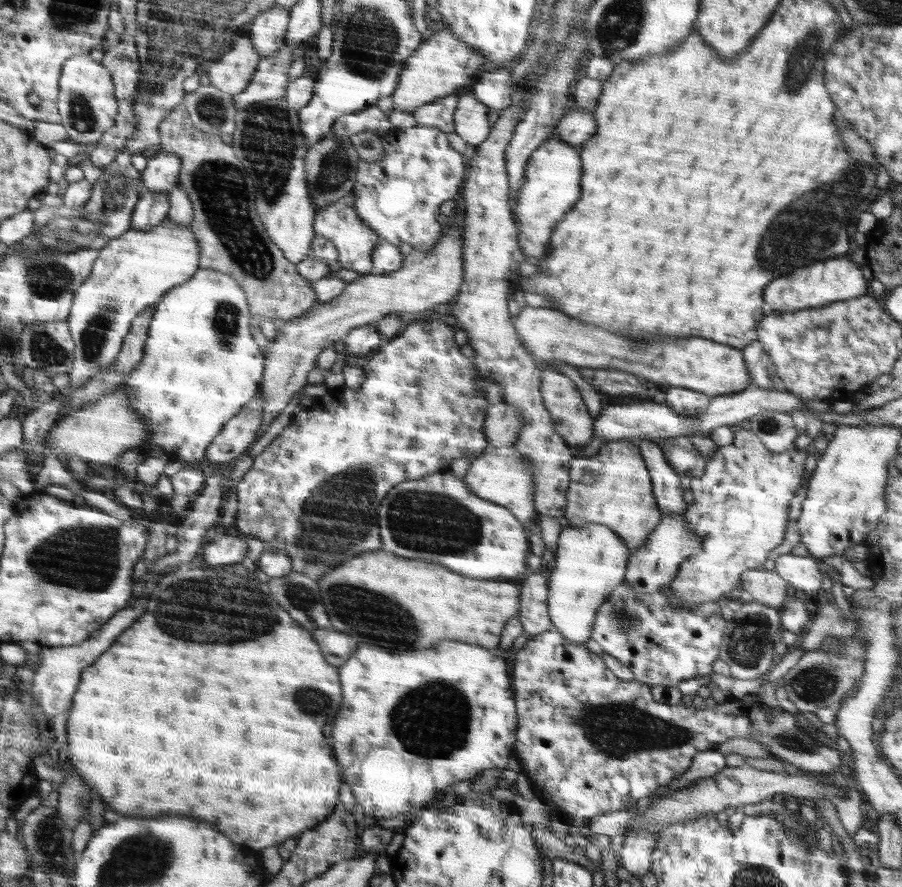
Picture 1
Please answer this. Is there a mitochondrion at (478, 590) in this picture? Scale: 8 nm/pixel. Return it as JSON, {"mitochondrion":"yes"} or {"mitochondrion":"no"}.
{"mitochondrion":"no"}

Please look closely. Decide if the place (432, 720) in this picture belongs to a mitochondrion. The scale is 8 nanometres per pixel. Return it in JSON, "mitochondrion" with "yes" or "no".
{"mitochondrion":"yes"}

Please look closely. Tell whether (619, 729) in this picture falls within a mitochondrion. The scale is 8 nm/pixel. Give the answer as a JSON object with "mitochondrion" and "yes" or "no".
{"mitochondrion":"yes"}

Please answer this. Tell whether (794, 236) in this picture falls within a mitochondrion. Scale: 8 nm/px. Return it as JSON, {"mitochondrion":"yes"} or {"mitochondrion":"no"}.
{"mitochondrion":"yes"}

